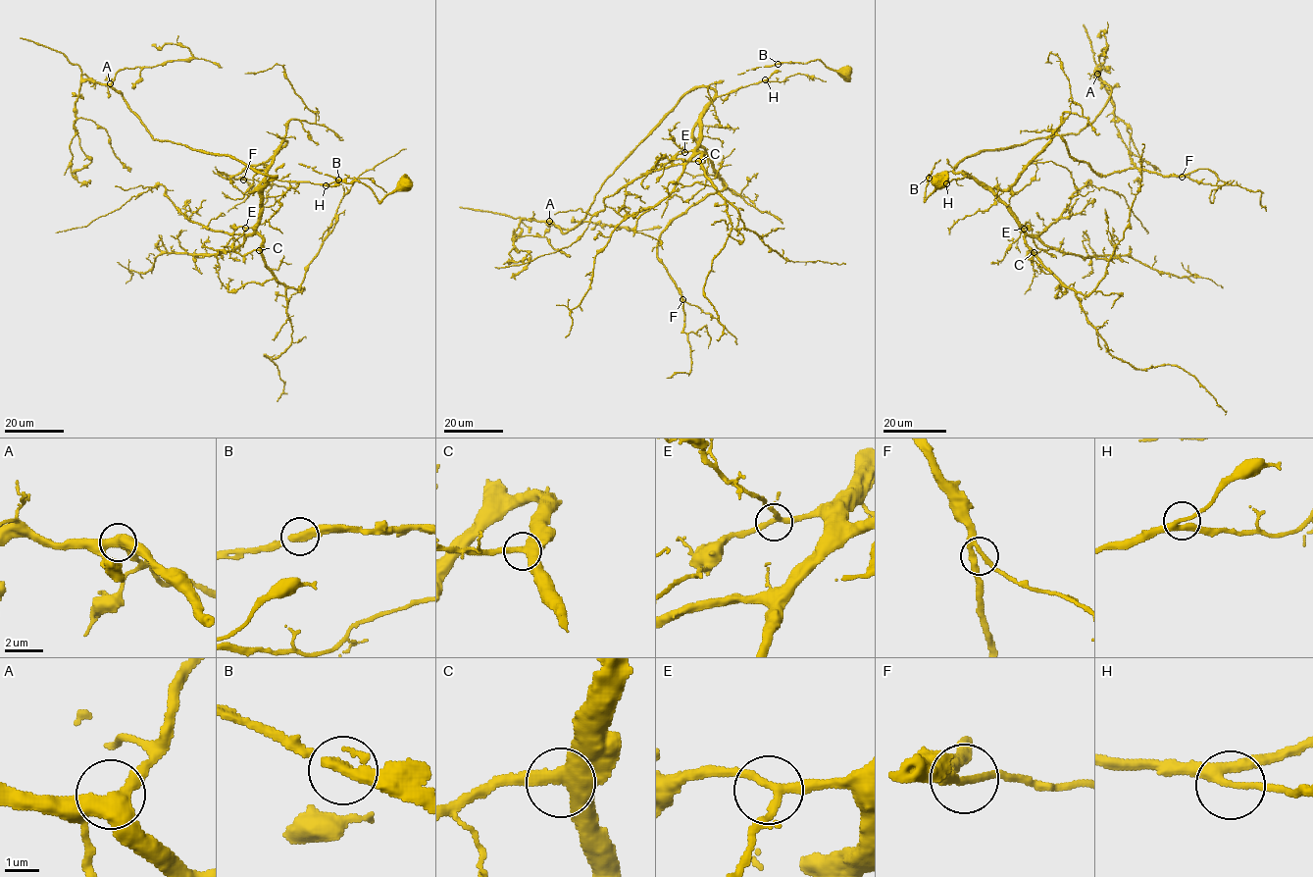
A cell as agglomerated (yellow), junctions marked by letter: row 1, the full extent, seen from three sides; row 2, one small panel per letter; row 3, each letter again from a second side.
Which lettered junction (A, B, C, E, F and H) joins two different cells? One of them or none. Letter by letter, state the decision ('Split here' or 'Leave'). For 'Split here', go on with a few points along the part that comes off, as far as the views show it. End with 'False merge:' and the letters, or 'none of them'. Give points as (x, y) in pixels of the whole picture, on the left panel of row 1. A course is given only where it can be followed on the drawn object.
A: Leave
B: Leave
C: Leave
E: Leave
F: Leave
H: Leave
False merge: none of them

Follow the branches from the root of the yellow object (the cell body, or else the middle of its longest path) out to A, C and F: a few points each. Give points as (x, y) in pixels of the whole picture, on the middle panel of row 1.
A: (845, 73), (818, 60), (782, 63), (766, 79), (725, 94), (691, 88), (575, 227), (563, 232), (549, 221)
C: (845, 73), (818, 60), (782, 63), (766, 79), (716, 96), (701, 119), (698, 161)
F: (845, 73), (782, 63), (714, 99), (693, 137), (727, 185), (676, 218), (658, 246), (682, 299)

